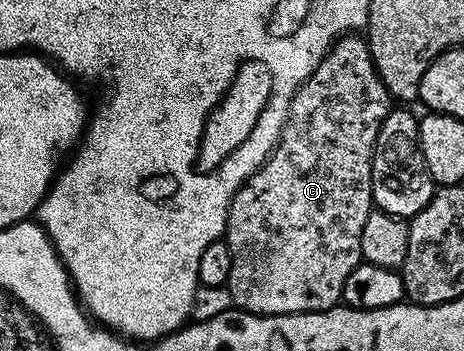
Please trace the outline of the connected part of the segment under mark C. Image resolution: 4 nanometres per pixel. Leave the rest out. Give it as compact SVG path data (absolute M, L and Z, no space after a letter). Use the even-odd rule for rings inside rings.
M344 35L341 36L336 42L333 43L331 49L329 49L328 54L322 59L322 63L318 63L318 67L310 74L309 77L301 83L300 89L294 95L294 99L290 103L288 108L288 118L284 124L284 128L280 131L280 138L278 143L272 149L272 153L265 160L263 165L260 166L258 171L254 171L248 176L248 180L244 182L244 185L236 194L234 199L230 203L228 208L228 228L226 230L226 240L228 246L230 247L230 279L228 280L227 288L232 296L232 304L237 309L244 309L247 313L257 313L260 317L273 317L274 315L290 315L291 313L322 313L325 309L335 309L341 304L342 298L344 296L344 288L346 287L346 279L350 275L350 271L354 271L354 267L358 267L362 263L362 258L360 252L362 251L362 227L366 223L366 219L372 213L374 208L374 202L372 200L372 152L376 146L376 140L378 139L378 131L382 127L382 123L386 119L386 115L393 108L394 99L386 91L386 87L382 83L382 79L378 75L378 71L374 67L372 62L372 56L368 50L367 40L360 35Z

